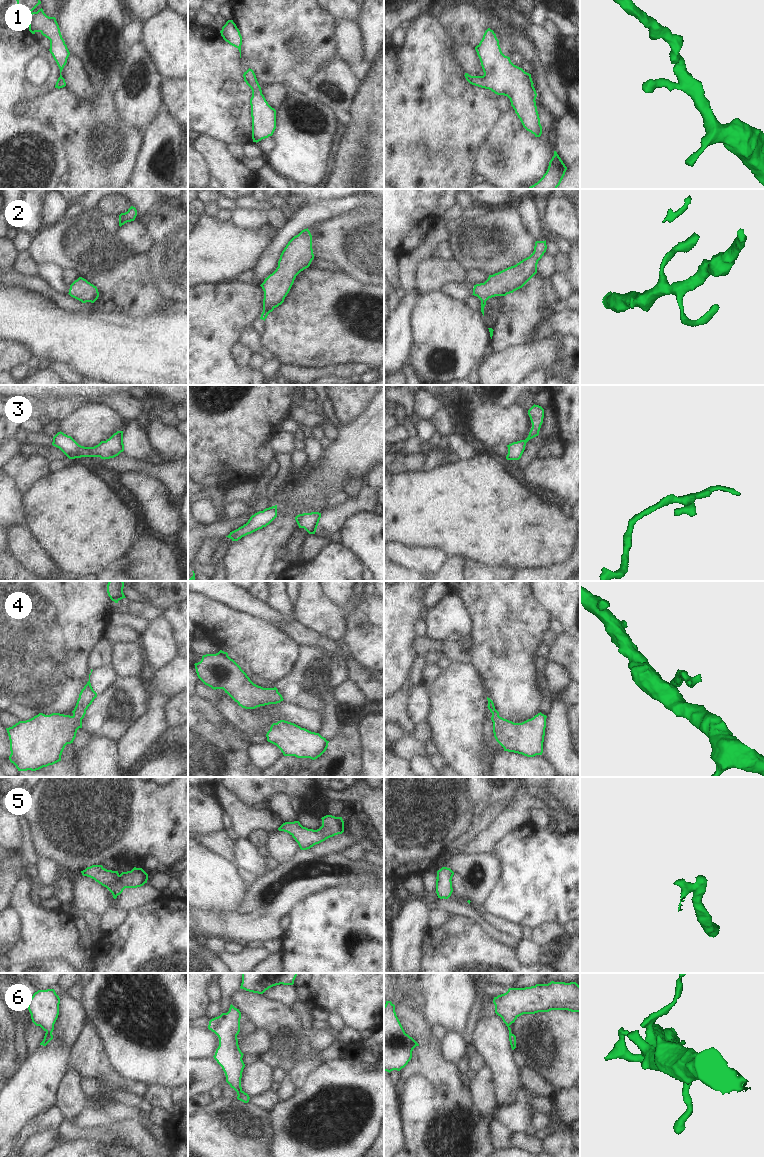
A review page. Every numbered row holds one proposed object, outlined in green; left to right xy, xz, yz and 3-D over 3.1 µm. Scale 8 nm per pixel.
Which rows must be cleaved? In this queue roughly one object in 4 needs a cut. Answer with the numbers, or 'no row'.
no row

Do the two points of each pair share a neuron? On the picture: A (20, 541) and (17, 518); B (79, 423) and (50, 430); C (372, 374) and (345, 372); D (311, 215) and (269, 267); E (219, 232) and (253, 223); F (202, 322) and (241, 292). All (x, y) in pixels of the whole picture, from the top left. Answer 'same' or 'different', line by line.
A: different
B: different
C: different
D: same
E: different
F: same

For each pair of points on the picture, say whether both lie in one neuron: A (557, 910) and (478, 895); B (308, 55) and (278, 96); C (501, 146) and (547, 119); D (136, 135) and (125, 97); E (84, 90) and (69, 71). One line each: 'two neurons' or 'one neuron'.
A: two neurons
B: two neurons
C: one neuron
D: two neurons
E: one neuron

